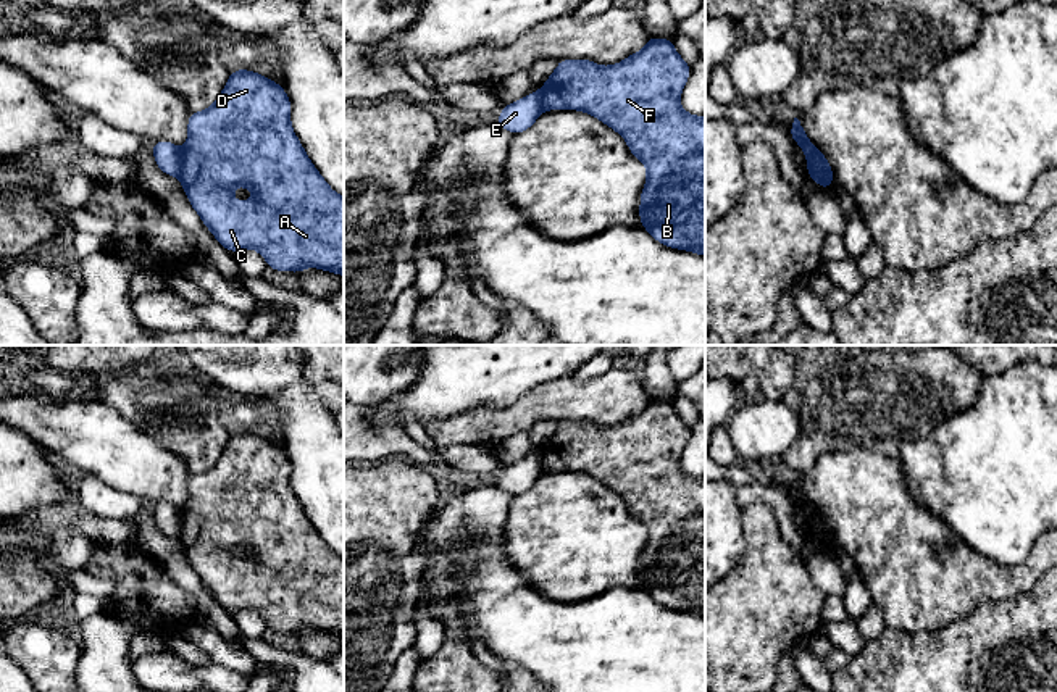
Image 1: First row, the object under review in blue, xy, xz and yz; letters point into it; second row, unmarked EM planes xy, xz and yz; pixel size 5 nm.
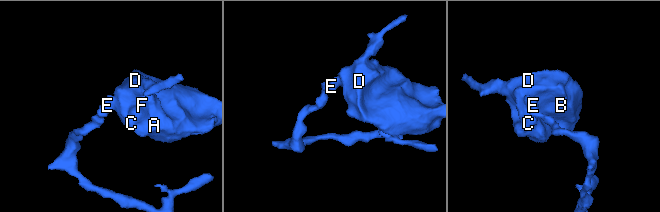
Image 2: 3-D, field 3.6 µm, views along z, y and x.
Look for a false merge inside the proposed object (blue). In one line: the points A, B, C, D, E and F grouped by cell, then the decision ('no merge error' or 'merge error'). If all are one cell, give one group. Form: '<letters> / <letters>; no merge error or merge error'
A B C D F / E; merge error

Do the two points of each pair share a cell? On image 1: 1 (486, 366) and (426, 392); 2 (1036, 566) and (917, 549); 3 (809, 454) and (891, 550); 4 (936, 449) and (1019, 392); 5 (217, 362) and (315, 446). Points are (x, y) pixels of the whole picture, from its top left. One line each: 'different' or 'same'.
1: same
2: same
3: different
4: same
5: same

